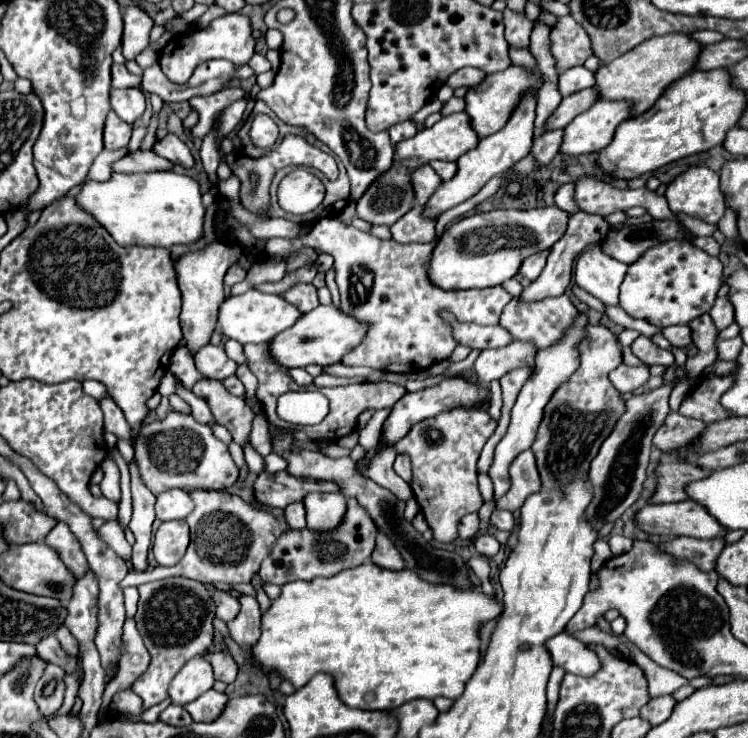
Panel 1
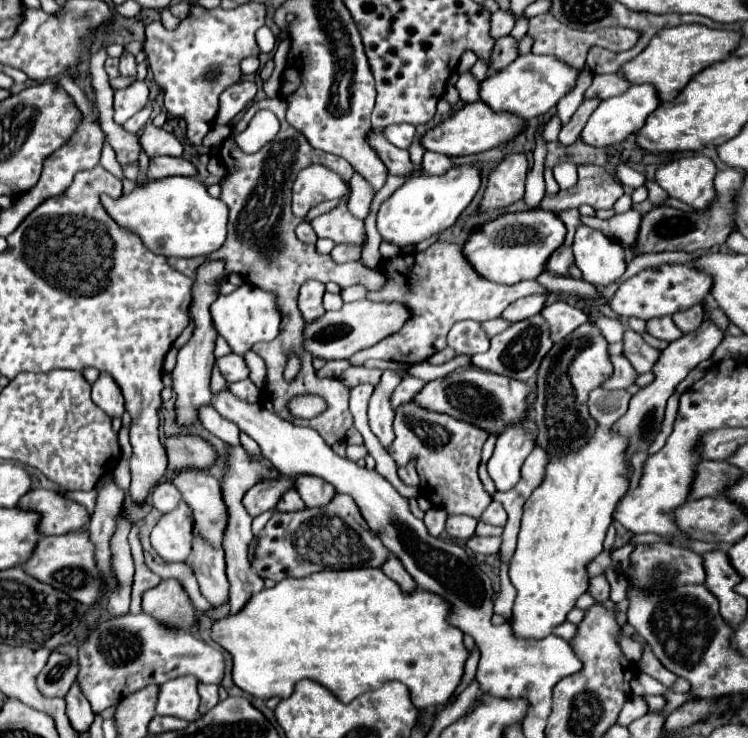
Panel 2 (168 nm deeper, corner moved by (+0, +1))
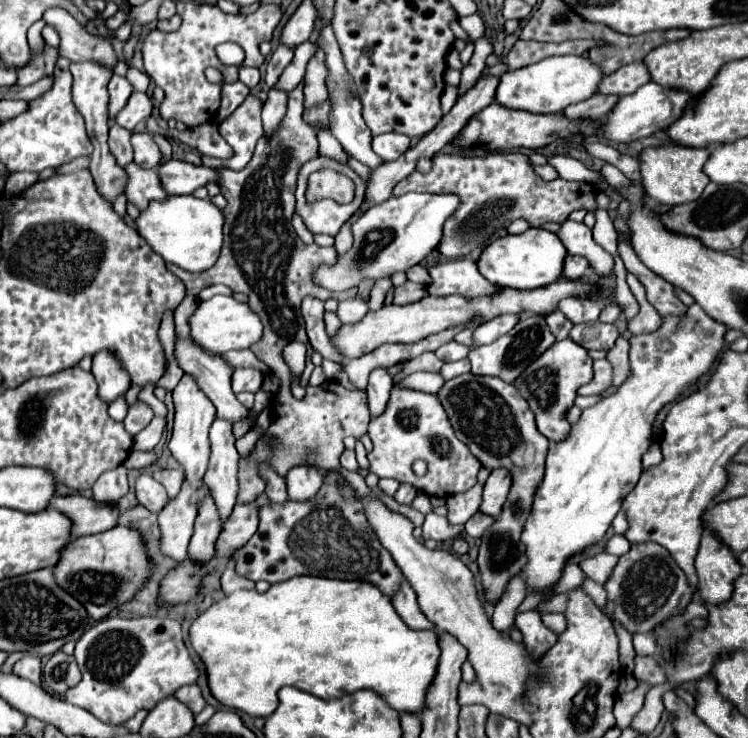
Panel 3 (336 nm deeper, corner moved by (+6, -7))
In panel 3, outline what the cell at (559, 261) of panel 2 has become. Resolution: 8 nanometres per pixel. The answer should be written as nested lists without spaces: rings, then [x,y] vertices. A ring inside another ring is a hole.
[[[567,255],[567,259],[565,259],[565,269],[563,269],[563,275],[565,275],[567,279],[581,279],[581,277],[585,275],[585,271],[589,271],[589,261],[587,261],[587,259]]]

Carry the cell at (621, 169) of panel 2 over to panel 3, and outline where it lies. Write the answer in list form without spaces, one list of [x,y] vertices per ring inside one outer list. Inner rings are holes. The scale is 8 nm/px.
[[[553,155],[549,159],[549,163],[555,167],[557,175],[563,177],[565,181],[585,181],[585,183],[589,183],[589,181],[605,180],[601,173],[587,169],[581,161],[567,157],[567,155]]]

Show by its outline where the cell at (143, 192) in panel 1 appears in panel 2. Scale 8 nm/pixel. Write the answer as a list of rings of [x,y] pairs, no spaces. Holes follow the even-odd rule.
[[[163,177],[137,183],[131,193],[113,199],[101,195],[111,219],[141,237],[143,245],[163,257],[199,257],[219,249],[225,241],[227,207],[221,199],[209,197],[205,185],[195,177]]]

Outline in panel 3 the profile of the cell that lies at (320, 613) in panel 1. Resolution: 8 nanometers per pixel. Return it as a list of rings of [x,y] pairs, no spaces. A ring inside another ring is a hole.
[[[311,575],[275,583],[267,593],[241,589],[223,597],[193,621],[189,641],[205,665],[211,695],[221,705],[251,717],[269,717],[277,709],[277,691],[285,685],[293,685],[321,699],[371,689],[395,711],[421,713],[425,691],[433,681],[441,653],[437,633],[409,629],[393,609],[391,599],[381,595],[375,585]]]

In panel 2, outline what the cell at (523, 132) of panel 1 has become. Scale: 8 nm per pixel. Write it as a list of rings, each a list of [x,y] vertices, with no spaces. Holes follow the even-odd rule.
[[[455,165],[447,175],[431,177],[419,175],[411,177],[403,187],[399,187],[377,213],[377,231],[385,241],[399,247],[409,243],[419,243],[433,233],[441,233],[451,227],[461,211],[473,201],[481,187],[481,171],[477,165]]]

